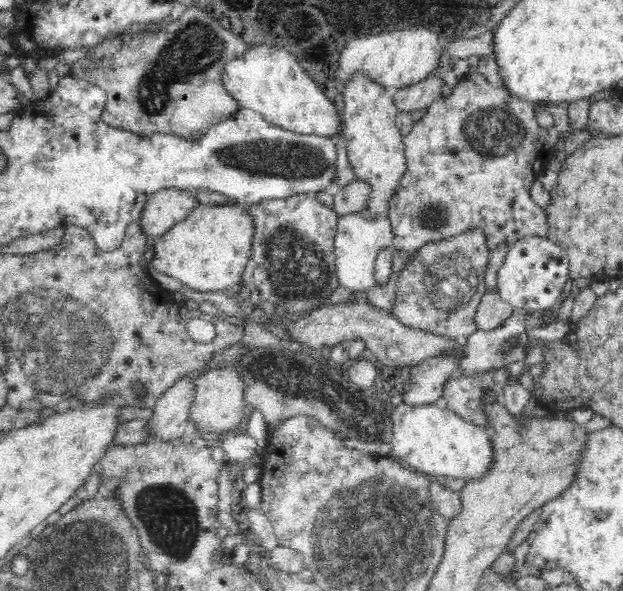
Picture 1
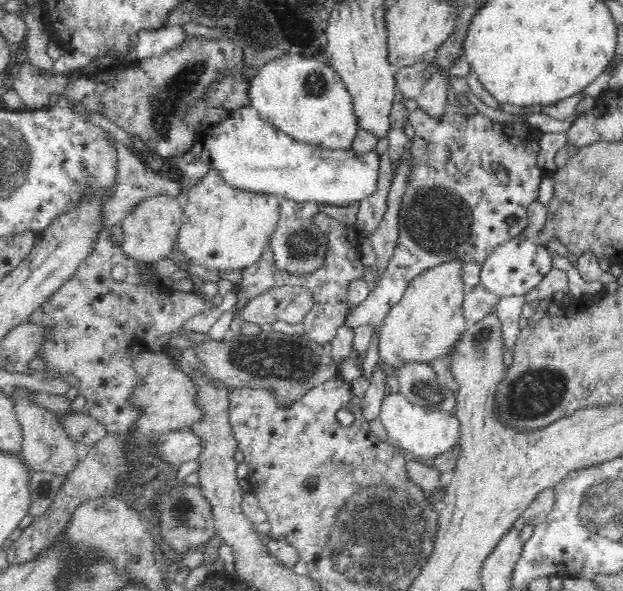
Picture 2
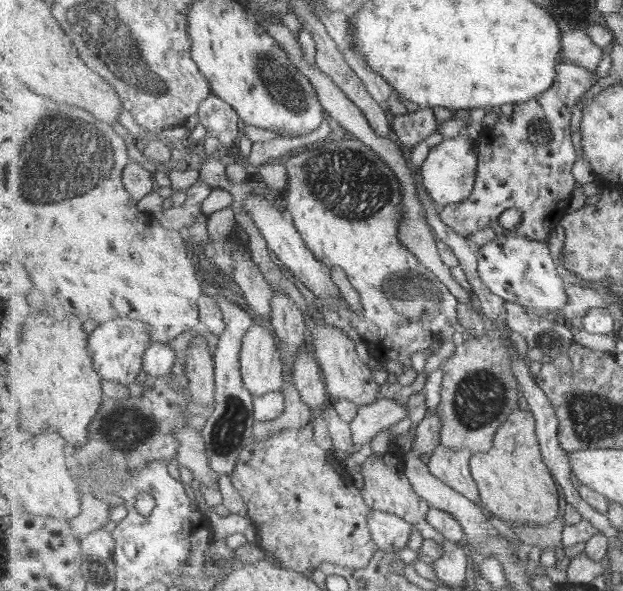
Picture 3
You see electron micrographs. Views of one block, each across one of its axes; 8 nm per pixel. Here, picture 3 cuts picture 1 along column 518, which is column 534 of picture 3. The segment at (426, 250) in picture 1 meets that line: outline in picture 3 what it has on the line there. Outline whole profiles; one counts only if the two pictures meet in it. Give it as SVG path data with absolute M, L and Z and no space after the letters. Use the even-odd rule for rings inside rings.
M560 61L556 67L558 72L556 82L547 93L517 106L515 114L495 118L482 136L476 140L475 143L480 151L480 161L476 185L471 197L463 202L448 205L439 212L441 220L463 236L469 238L471 234L488 228L492 228L498 235L503 234L504 229L501 228L499 218L505 210L516 208L522 212L522 222L515 226L512 233L533 240L545 241L551 234L551 230L560 224L566 214L565 210L571 204L571 194L578 183L573 174L573 167L577 161L577 150L573 142L573 108L577 106L579 98L596 84L598 76L575 63Z

